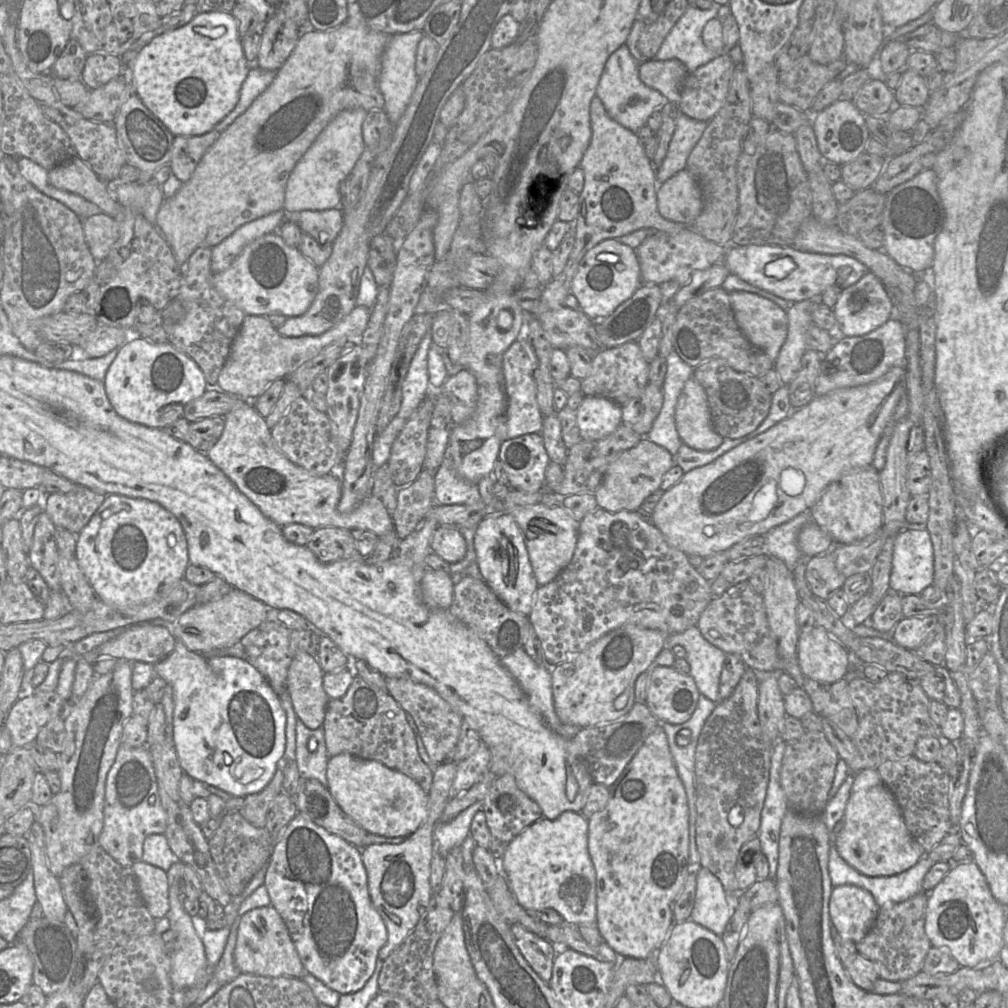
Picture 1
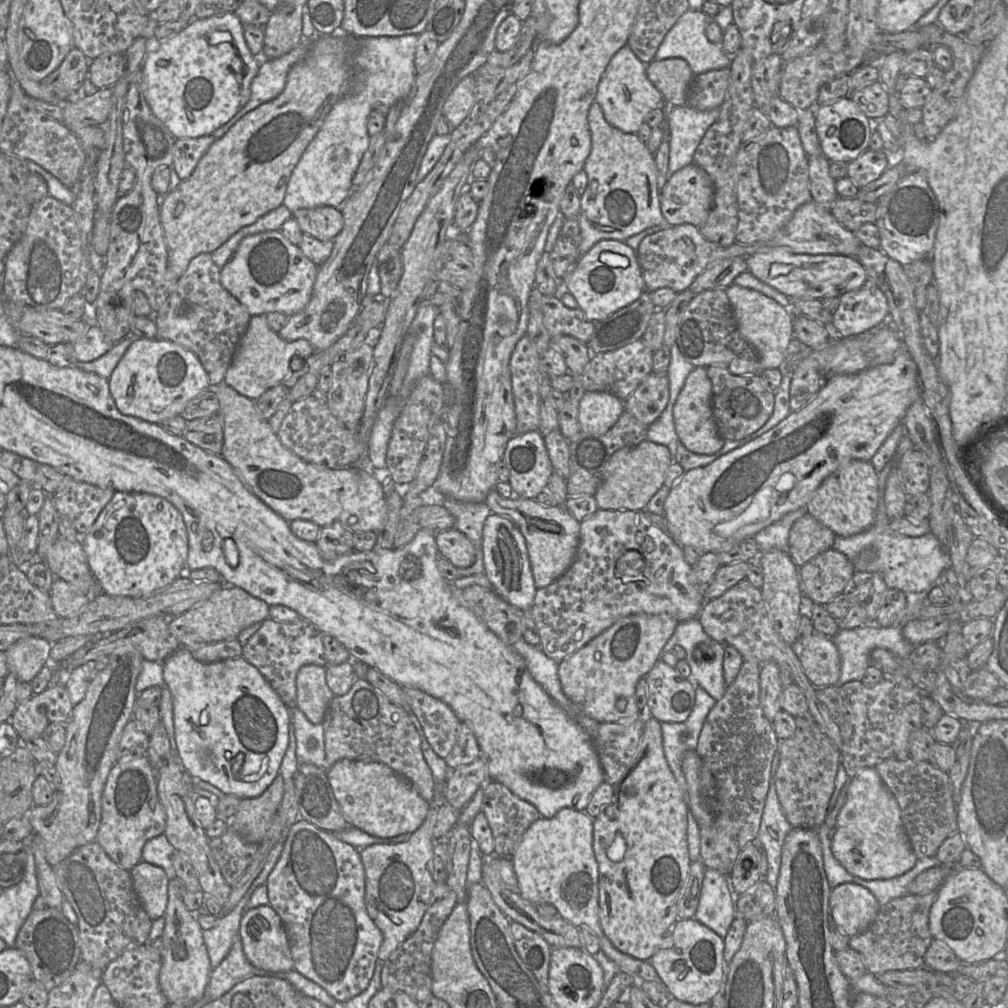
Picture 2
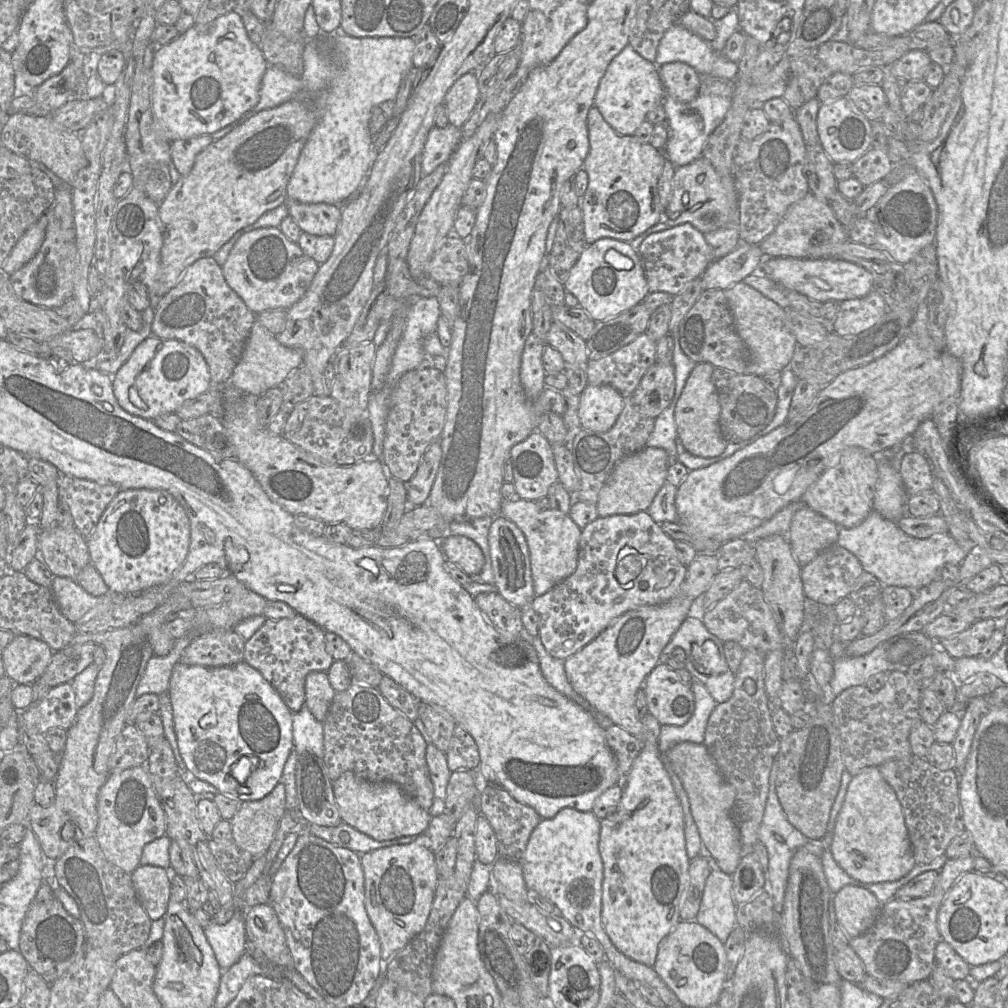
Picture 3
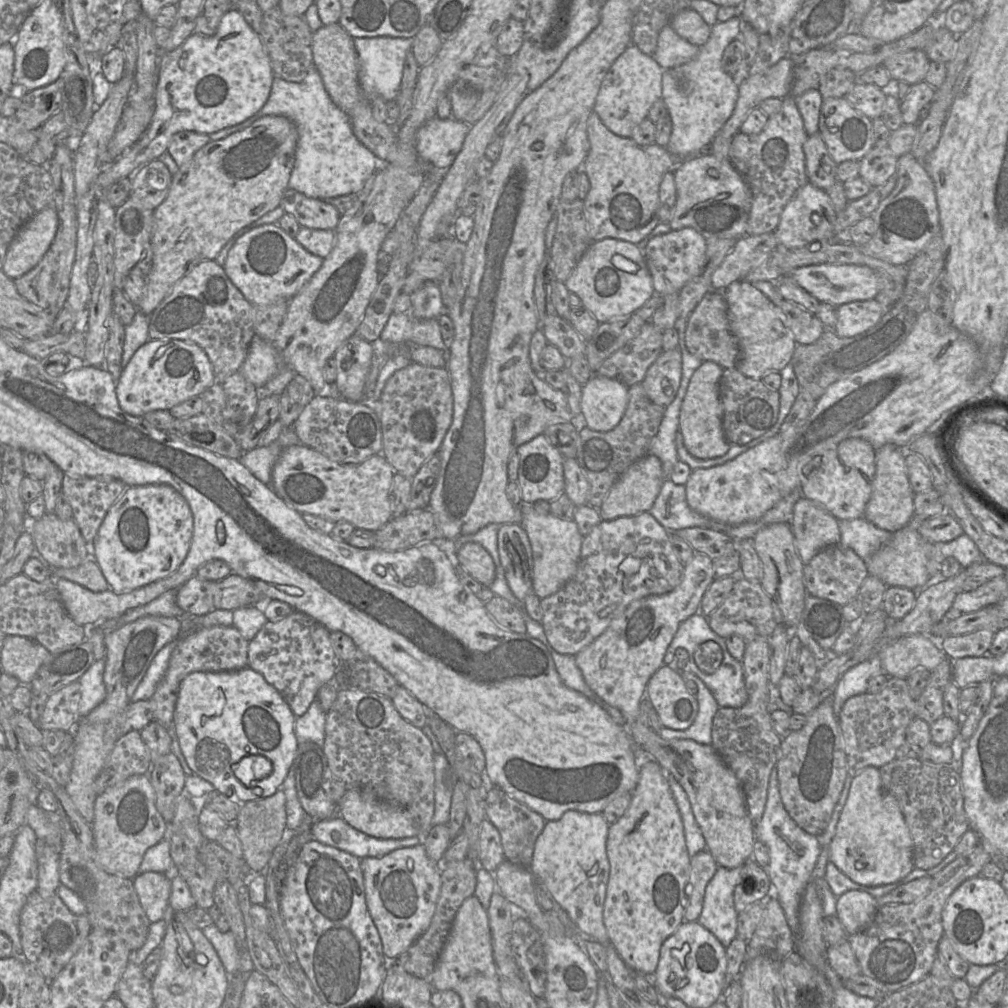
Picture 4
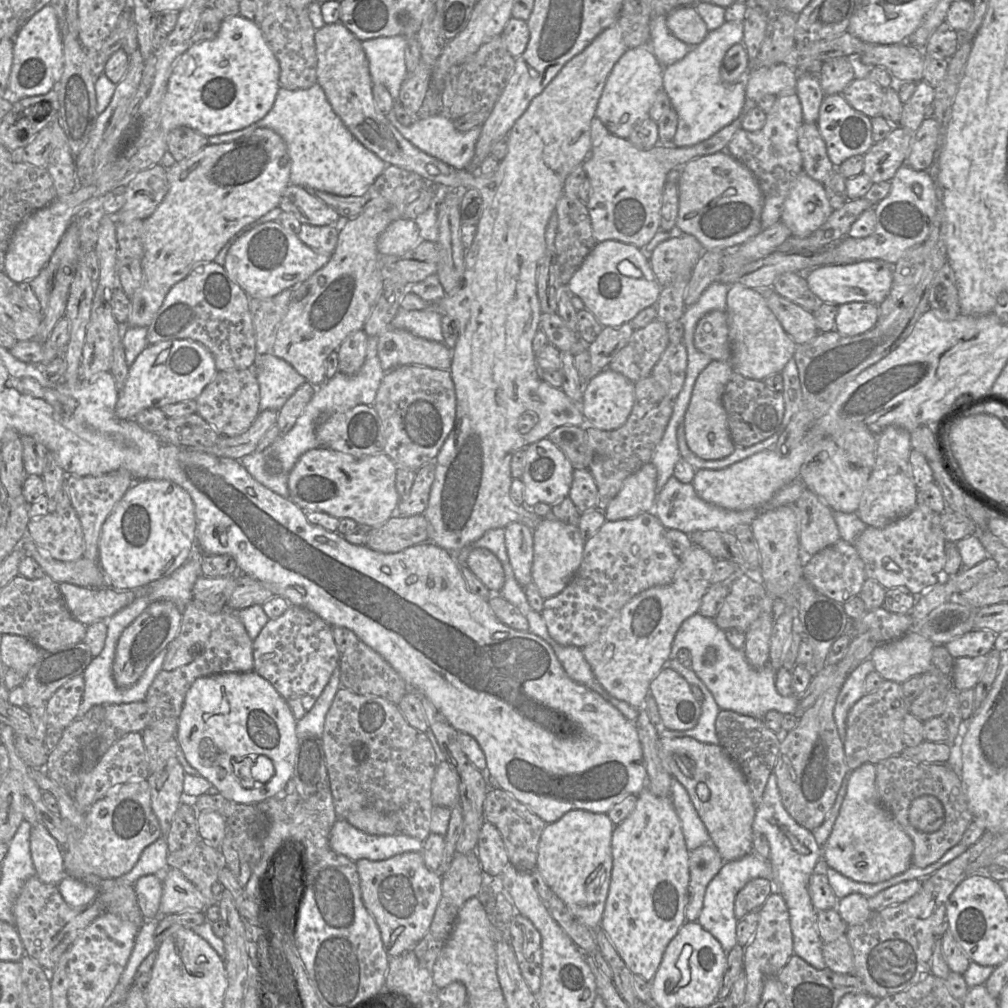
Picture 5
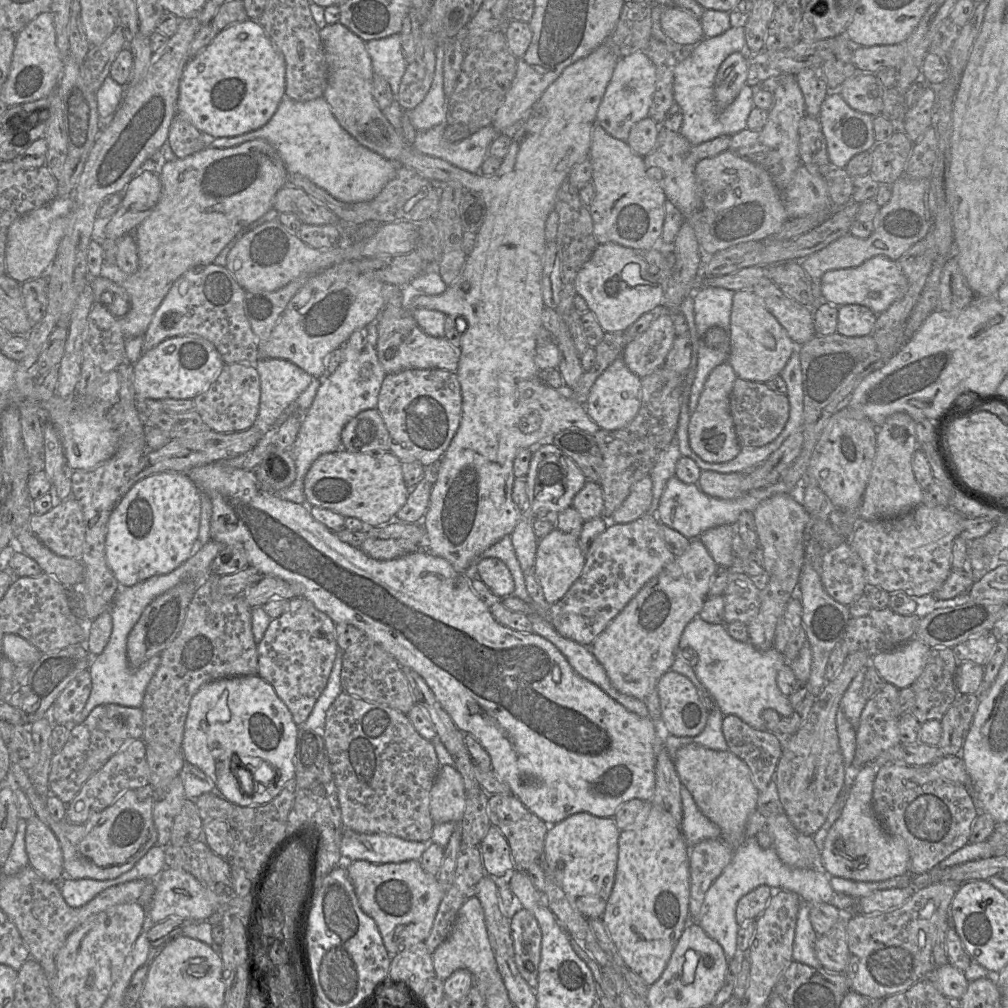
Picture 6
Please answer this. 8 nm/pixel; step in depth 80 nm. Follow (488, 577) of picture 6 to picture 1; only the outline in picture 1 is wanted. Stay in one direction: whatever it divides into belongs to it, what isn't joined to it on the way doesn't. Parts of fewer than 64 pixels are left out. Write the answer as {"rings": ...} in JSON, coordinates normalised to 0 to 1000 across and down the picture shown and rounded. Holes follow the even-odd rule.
{"rings":[[[435,522],[429,532],[428,545],[448,560],[461,553],[463,541],[459,531],[451,523]]]}

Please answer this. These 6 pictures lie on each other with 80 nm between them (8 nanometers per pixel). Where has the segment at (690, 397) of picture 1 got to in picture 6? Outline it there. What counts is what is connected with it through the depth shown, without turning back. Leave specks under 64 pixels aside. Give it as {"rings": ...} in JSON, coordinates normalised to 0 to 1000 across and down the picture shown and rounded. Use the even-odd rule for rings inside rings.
{"rings":[[[724,360],[710,363],[701,374],[689,408],[683,422],[686,445],[702,459],[717,459],[728,455],[735,446],[724,409],[724,391],[732,373]]]}

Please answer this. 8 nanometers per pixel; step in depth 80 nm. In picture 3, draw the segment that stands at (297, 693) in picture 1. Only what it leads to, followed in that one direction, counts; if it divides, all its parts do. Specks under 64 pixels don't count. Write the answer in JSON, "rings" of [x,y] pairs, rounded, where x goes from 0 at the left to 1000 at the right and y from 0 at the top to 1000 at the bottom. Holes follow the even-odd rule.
{"rings":[[[309,666],[303,673],[303,697],[312,712],[320,716],[332,689],[326,678],[324,667]]]}

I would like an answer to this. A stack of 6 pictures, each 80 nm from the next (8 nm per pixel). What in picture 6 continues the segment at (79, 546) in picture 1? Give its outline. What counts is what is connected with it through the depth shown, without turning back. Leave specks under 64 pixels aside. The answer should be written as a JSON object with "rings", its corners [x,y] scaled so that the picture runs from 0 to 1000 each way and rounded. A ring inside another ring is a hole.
{"rings":[[[162,468],[134,479],[107,518],[105,555],[119,581],[133,581],[176,564],[190,552],[198,517],[199,488],[185,469]]]}

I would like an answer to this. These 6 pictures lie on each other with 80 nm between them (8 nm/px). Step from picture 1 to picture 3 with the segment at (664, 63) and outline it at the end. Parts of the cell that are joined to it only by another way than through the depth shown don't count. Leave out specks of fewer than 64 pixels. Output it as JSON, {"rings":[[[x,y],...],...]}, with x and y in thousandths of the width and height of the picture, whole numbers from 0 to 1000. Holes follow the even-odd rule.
{"rings":[[[664,62],[653,65],[660,92],[674,101],[685,101],[692,92],[694,74],[683,63]]]}

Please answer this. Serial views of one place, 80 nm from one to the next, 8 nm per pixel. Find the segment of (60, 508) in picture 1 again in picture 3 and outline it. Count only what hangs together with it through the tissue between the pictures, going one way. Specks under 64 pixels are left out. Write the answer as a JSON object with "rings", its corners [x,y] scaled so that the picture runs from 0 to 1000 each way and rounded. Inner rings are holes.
{"rings":[[[61,470],[58,475],[59,497],[67,501],[74,524],[84,534],[91,530],[104,505],[119,486],[114,481],[99,481],[89,476],[77,475],[63,470]]]}

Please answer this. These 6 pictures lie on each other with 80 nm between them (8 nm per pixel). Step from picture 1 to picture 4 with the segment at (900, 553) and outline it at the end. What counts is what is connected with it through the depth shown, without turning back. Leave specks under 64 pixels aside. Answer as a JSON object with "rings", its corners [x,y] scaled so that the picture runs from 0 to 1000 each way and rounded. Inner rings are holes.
{"rings":[[[856,512],[831,516],[833,540],[845,545],[856,556],[862,555],[880,538],[884,530],[862,518]],[[957,529],[944,537],[926,540],[925,554],[934,560],[938,554],[946,553],[954,563],[960,563],[975,554],[969,541]]]}

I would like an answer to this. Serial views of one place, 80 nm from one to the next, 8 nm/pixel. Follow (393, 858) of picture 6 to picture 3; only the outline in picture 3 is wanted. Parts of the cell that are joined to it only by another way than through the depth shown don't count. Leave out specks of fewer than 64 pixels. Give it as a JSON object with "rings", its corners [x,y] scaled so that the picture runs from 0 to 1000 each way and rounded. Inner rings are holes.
{"rings":[[[341,815],[331,820],[304,817],[300,826],[309,826],[334,840],[346,842],[355,848],[376,841],[406,837],[414,831],[414,829],[400,829],[389,833],[374,834]]]}

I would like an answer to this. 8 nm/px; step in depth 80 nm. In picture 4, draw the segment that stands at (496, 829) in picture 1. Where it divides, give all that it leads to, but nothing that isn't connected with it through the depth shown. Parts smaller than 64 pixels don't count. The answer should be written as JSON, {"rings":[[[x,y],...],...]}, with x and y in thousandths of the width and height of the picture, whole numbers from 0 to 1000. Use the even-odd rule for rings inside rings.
{"rings":[[[489,781],[483,786],[481,796],[482,813],[496,827],[501,852],[524,861],[529,851],[531,835],[539,824],[542,813],[494,781]]]}

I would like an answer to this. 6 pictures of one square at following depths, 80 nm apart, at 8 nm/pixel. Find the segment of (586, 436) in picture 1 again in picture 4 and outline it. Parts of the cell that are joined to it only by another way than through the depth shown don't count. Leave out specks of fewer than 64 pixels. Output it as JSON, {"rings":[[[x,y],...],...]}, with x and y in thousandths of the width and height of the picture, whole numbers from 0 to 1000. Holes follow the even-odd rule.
{"rings":[[[588,371],[576,391],[576,410],[581,422],[594,429],[608,427],[622,406],[623,386],[612,377]]]}

